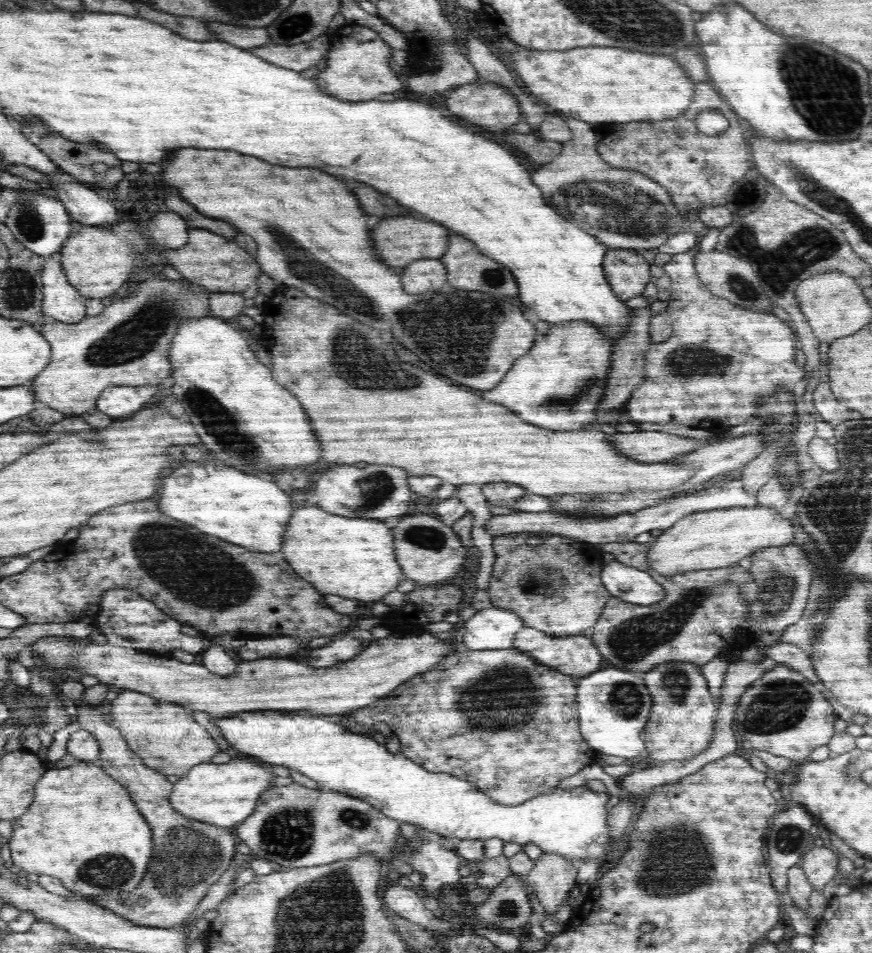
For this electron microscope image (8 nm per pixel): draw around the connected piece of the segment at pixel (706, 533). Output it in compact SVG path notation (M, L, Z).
M766 506L708 510L684 516L666 532L652 539L648 565L662 576L676 573L726 568L740 560L748 560L758 550L772 546L788 546L796 541L796 528L776 510Z

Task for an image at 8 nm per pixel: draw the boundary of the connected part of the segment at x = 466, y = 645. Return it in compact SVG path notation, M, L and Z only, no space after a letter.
M490 606L463 622L462 649L500 650L514 646L514 636L526 623L508 609Z

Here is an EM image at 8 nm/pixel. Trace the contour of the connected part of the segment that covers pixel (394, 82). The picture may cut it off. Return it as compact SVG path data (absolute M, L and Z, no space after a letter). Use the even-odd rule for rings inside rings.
M360 24L350 25L339 32L339 39L336 40L336 43L331 44L326 63L318 67L320 74L314 81L316 81L324 91L332 94L334 97L340 98L340 100L346 101L352 100L358 102L374 100L374 98L378 99L380 94L396 92L396 90L400 90L400 88L404 88L404 86L401 78L398 77L396 72L390 67L392 49L393 48L386 43L386 40L382 39L382 36L378 35L378 32L374 31L374 29Z

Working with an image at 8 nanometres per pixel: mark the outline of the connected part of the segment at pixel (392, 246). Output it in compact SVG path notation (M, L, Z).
M388 218L374 228L372 236L374 236L374 244L376 244L380 258L384 258L384 262L392 268L406 266L420 258L440 259L448 248L448 230L446 228L442 228L434 222L416 220L416 218Z

